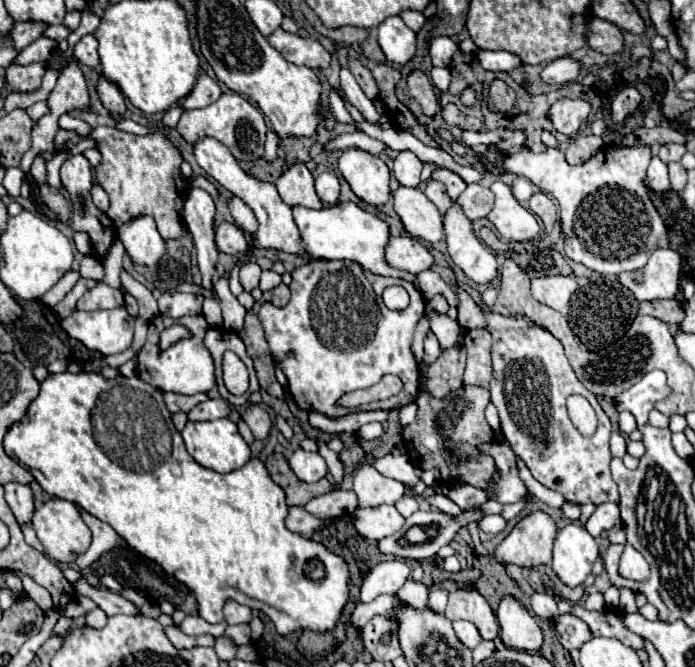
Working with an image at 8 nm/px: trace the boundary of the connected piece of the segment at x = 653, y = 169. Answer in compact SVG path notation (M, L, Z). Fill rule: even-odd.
M653 156L649 168L647 168L647 180L649 180L649 186L651 190L663 194L671 188L669 184L669 174L667 174L667 164L661 162L657 156Z

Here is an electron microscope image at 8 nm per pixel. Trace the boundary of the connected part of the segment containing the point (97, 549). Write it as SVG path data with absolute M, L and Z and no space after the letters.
M79 510L81 512L81 518L83 522L89 526L91 534L93 534L93 542L89 546L89 550L85 554L81 554L81 558L77 558L77 566L81 568L81 574L89 574L89 582L93 582L93 586L99 584L99 580L95 576L91 576L91 570L89 566L107 550L111 550L115 546L115 542L119 540L119 534L105 522L101 522L99 518L91 516L89 512L85 510Z

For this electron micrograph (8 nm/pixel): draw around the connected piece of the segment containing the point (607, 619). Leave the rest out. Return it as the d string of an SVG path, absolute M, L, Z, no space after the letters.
M573 606L573 614L577 618L581 618L583 622L587 622L593 636L617 638L617 640L621 640L625 646L629 646L633 650L643 650L645 648L645 640L641 636L633 634L629 628L625 628L623 614L619 614L615 608L589 612L589 610L581 608L581 606Z

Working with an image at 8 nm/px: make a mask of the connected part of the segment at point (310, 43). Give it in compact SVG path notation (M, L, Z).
M277 28L269 38L269 44L281 52L287 62L307 66L311 70L323 70L331 64L331 54L323 48L319 40L301 38L297 34L289 34Z

